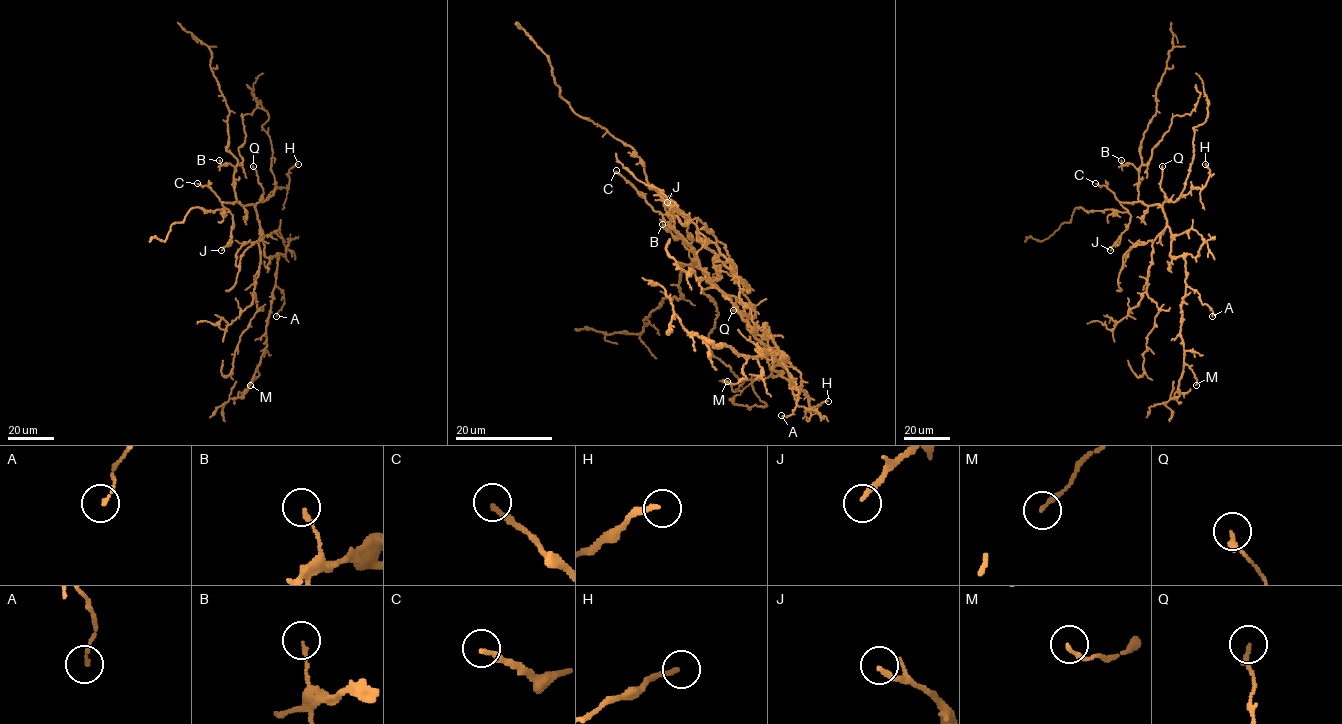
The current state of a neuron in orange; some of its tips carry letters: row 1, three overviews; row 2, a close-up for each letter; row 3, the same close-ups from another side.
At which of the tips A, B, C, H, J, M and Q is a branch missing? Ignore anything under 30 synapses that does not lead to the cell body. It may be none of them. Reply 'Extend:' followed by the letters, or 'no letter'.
Extend: C

